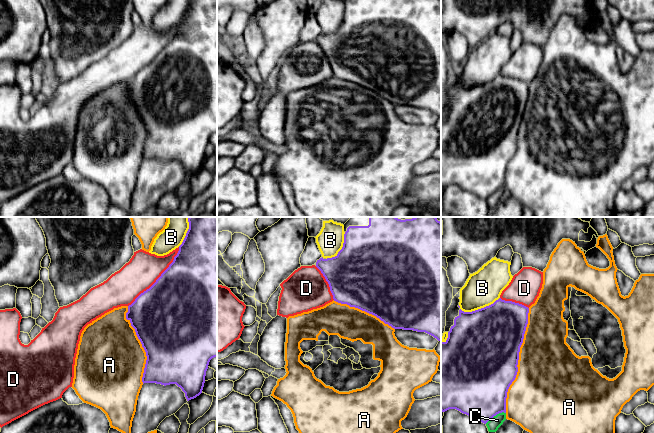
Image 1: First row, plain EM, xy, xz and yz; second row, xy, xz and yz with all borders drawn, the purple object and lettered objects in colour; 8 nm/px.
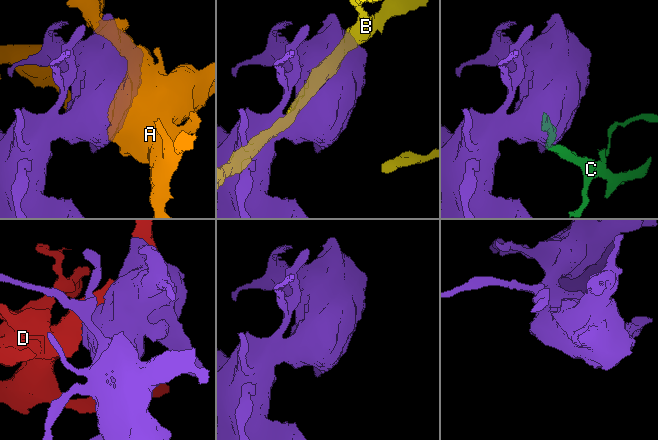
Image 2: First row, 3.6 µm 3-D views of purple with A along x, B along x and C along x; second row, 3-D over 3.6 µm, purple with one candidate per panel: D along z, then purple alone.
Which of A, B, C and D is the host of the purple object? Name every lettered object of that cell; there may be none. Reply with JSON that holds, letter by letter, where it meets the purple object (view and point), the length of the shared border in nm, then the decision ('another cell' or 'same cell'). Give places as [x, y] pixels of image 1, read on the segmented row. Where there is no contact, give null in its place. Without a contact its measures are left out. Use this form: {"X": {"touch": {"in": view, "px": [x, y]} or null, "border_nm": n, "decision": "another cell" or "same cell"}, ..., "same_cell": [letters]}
{"A": {"touch": {"in": "yz", "px": [518, 359]}, "border_nm": 850, "decision": "same cell"}, "B": {"touch": {"in": "yz", "px": [478, 309]}, "border_nm": 340, "decision": "another cell"}, "C": {"touch": {"in": "yz", "px": [495, 415]}, "border_nm": 190, "decision": "another cell"}, "D": {"touch": {"in": "xy", "px": [158, 278]}, "border_nm": 650, "decision": "another cell"}, "same_cell": ["A"]}

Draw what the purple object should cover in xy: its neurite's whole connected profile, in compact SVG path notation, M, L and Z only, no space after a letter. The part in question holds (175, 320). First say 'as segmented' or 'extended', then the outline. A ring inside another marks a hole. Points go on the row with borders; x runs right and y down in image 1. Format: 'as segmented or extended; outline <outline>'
as segmented; outline M189 217L188 222L189 229L182 244L179 246L179 251L173 262L149 289L141 293L128 306L128 312L126 313L126 319L130 321L131 326L135 329L147 356L142 377L143 384L156 383L164 386L176 384L185 393L187 401L196 398L202 393L209 362L212 358L217 357L217 217Z

